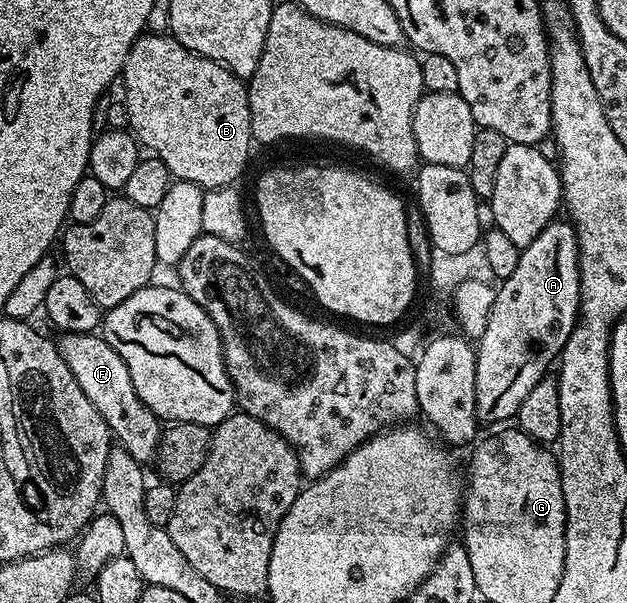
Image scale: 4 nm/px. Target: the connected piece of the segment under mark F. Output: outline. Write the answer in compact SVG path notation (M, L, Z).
M64 332L56 342L62 359L69 365L70 372L77 380L77 385L85 393L85 397L105 418L112 436L123 450L139 463L148 464L154 460L158 452L159 437L162 424L157 415L147 408L137 397L133 381L129 376L128 366L120 354L104 341L100 334L69 334Z

